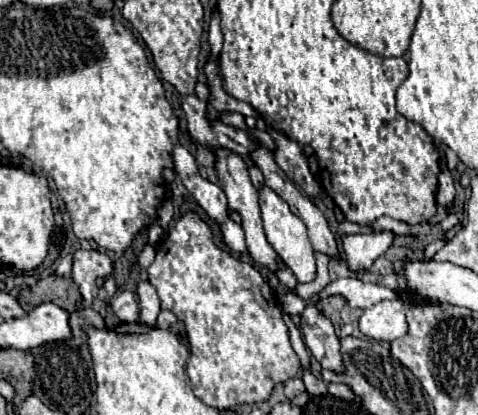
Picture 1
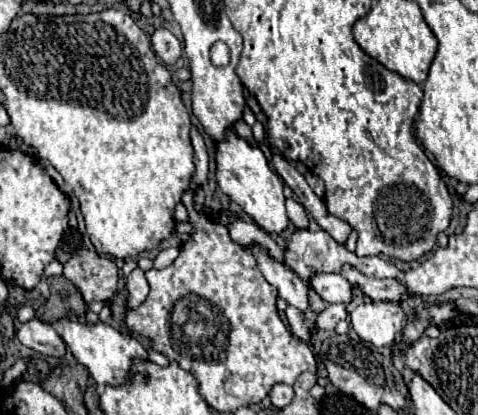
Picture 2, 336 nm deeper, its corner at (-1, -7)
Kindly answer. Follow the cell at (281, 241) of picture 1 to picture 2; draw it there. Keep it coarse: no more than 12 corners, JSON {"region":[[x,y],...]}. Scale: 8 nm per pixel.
{"region":[[233,130],[217,184],[269,234],[289,226],[283,182]]}

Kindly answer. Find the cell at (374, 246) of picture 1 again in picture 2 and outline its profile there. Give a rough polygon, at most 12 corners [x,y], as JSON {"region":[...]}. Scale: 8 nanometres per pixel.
{"region":[[327,304],[317,328],[333,330],[347,318],[347,304]]}

